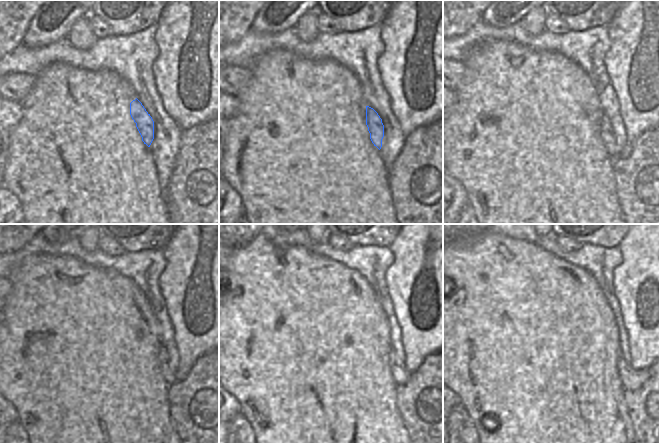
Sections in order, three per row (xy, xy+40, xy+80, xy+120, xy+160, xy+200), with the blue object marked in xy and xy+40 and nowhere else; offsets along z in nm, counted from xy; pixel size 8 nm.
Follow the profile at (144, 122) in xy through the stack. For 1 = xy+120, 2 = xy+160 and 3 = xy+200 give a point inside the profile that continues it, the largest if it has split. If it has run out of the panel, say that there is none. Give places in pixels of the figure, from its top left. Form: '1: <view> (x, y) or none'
1: xy+120 (162, 355)
2: xy+160 (400, 374)
3: xy+200 (631, 379)

